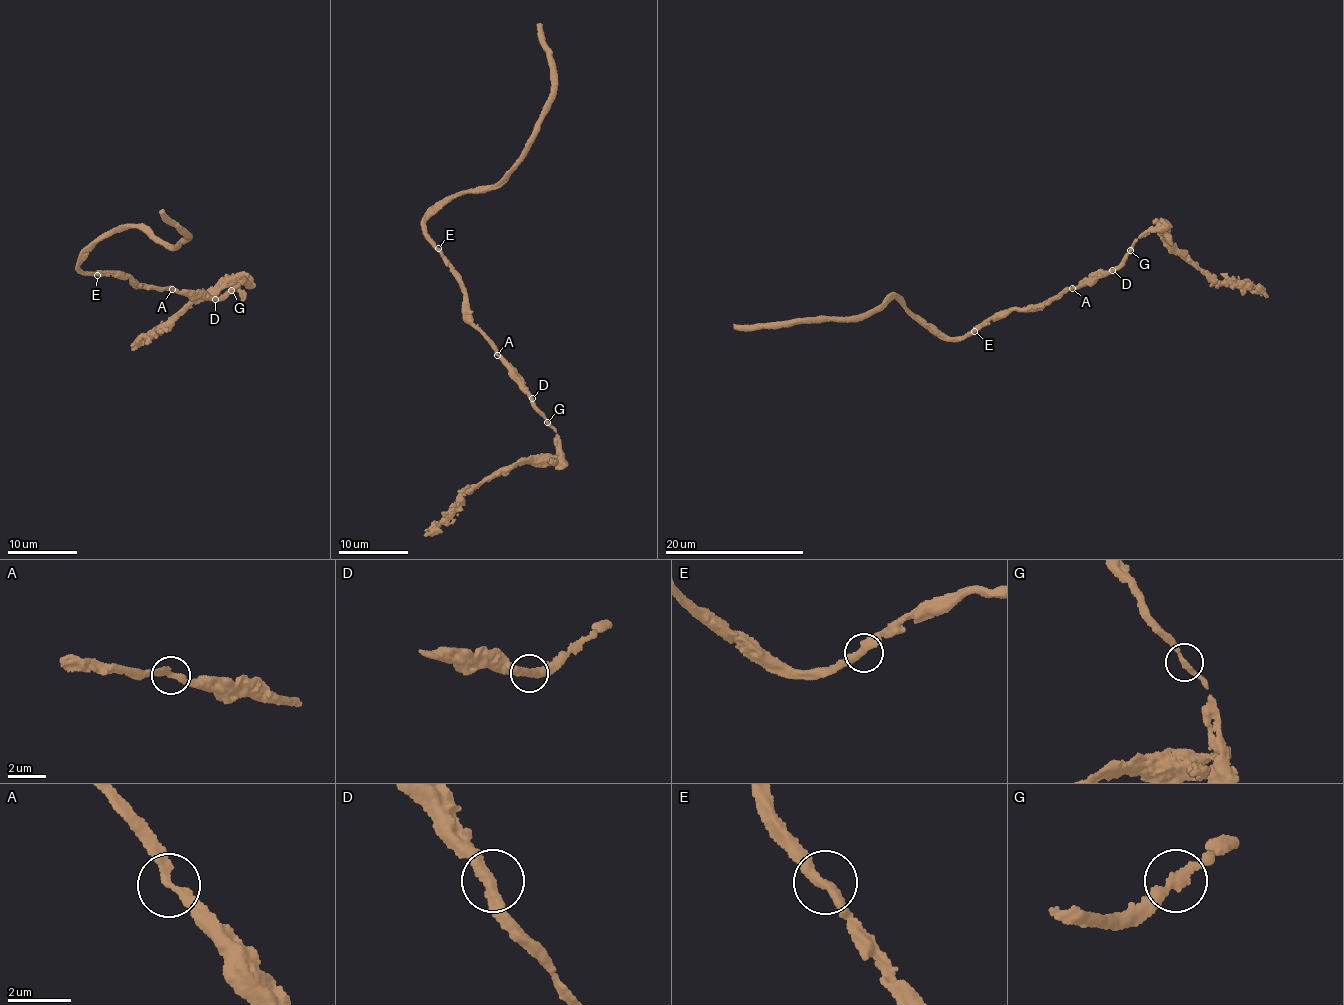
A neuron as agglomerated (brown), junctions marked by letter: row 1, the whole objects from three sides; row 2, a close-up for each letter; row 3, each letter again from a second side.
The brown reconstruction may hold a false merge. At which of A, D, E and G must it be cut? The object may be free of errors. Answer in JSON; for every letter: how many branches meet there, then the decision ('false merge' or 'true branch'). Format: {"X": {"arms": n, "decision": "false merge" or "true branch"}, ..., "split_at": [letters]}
{"A": {"arms": 2, "decision": "true branch"}, "D": {"arms": 2, "decision": "true branch"}, "E": {"arms": 2, "decision": "true branch"}, "G": {"arms": 2, "decision": "true branch"}, "split_at": []}

